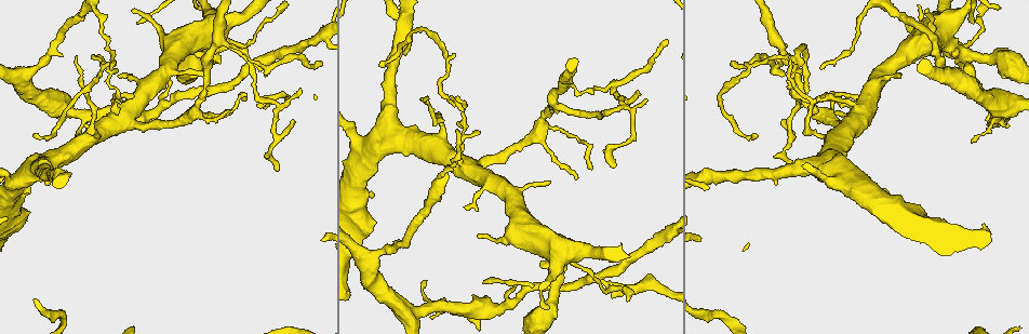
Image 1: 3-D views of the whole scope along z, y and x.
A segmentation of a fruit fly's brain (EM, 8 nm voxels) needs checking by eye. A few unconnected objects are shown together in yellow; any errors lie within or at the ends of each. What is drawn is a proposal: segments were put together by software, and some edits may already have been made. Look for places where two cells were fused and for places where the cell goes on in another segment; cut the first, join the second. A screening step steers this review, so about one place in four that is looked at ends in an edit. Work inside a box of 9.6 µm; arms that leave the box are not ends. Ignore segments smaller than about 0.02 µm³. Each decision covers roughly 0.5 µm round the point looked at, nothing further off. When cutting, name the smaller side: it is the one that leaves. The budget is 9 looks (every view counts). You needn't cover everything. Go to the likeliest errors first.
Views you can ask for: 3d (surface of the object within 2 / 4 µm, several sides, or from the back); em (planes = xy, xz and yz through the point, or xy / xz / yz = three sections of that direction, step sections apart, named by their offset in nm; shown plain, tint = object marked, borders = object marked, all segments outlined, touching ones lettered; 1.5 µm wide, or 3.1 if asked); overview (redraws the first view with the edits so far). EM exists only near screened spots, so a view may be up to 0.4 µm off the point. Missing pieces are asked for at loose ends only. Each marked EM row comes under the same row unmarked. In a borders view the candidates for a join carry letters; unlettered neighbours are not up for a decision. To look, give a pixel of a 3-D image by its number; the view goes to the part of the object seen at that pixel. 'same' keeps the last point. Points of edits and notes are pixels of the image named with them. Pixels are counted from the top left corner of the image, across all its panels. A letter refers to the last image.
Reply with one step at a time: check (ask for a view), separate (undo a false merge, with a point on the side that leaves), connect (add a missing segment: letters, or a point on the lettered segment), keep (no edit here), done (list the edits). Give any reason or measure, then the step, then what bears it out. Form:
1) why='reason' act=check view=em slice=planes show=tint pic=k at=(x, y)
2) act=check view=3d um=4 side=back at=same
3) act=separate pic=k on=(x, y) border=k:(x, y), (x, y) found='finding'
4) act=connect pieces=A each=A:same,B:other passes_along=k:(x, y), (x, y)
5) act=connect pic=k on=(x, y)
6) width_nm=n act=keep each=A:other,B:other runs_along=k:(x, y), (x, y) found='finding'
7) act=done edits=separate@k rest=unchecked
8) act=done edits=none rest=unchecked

why='tapers out' act=check view=em slice=planes show=borders pic=1 at=(925, 9)

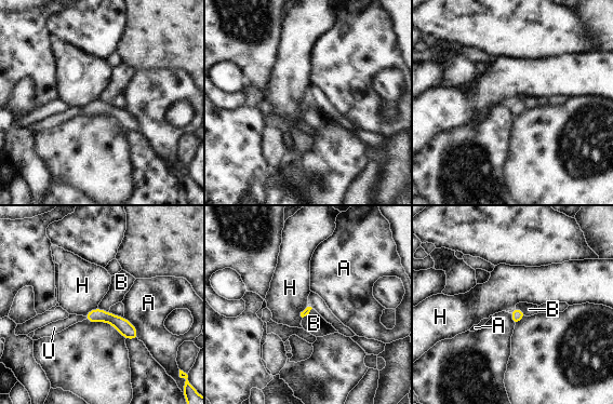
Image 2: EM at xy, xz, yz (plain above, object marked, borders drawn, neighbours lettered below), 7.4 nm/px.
act=keep each=A:other,B:other,H:other,U:other runs_along=2:(89, 315), (107, 317), (134, 336) found='none of them fits'

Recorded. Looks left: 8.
why='sudden change in width' act=check view=3d um=4 pic=1 at=(569, 255)

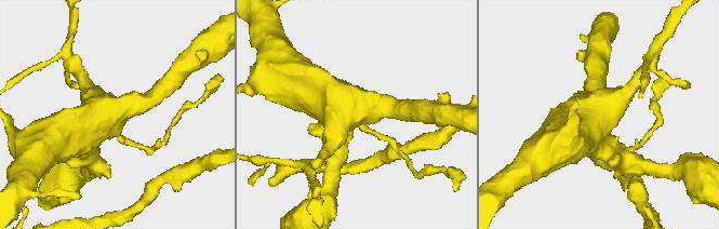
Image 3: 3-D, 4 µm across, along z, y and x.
act=check view=em slice=xy step=4 show=borders pic=3 at=(111, 125)

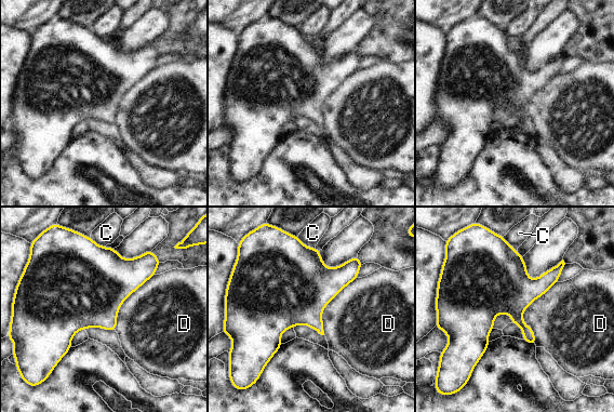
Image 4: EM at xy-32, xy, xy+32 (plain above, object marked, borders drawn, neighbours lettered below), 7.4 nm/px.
longest_contact=D:500nm act=keep each=C:other,D:other found='all the same cell'

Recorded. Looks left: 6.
why='abrupt turn' act=check view=em slice=planes show=tint pic=1 at=(781, 57)

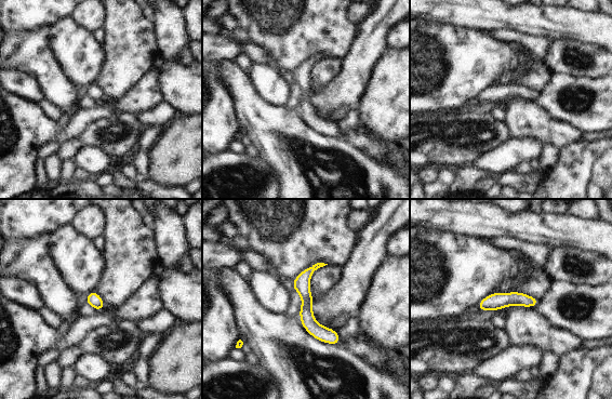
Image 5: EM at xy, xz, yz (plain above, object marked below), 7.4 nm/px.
why='what lies round it' act=check view=em slice=planes show=borders at=same

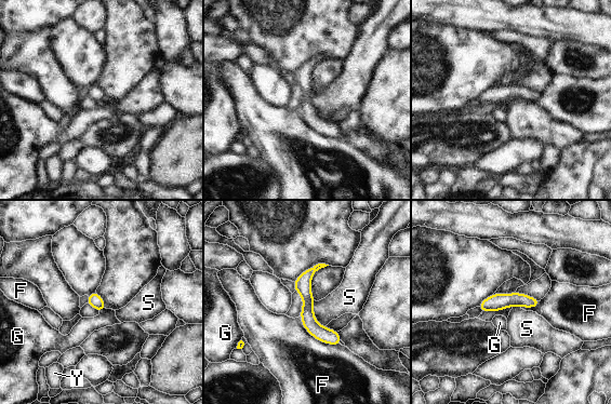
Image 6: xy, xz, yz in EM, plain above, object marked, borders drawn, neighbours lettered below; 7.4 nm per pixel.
longest_contact=F:360nm act=keep each=F:other,G:other,S:other,Y:other runs_along=6:(314, 269), (307, 317), (337, 341) found='continuous, no second cell'

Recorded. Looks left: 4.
why='long arm stops here' act=check view=em slice=yz step=8 show=borders pic=1 at=(319, 65)

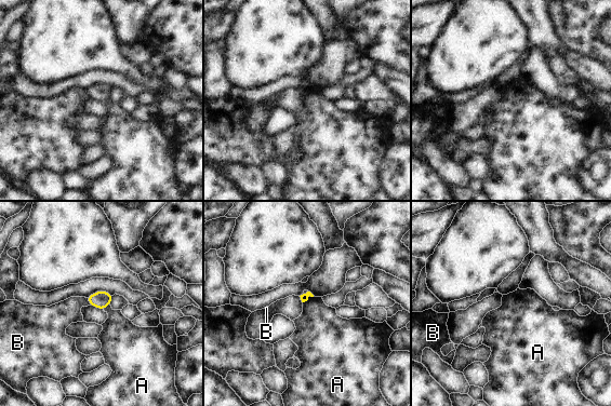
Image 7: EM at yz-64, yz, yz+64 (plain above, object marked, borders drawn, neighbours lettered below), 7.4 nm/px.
why='cut it another way' act=check view=em slice=planes show=borders at=same

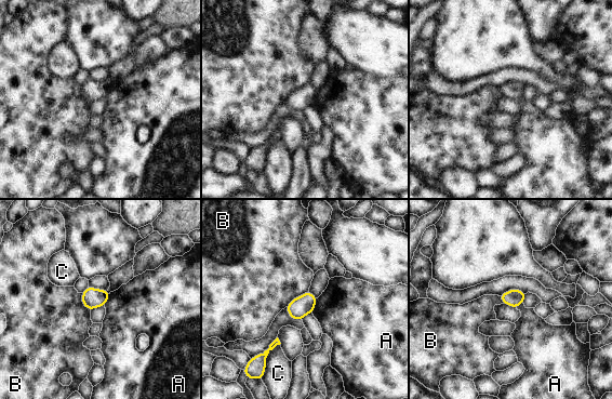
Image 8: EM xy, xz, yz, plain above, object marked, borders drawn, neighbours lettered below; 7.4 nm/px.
act=keep each=A:other,B:other,C:other border=8:(318, 297), (311, 313) found='no lettered segment goes on from it'

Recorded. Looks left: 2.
act=done edits=none rest=unchecked

